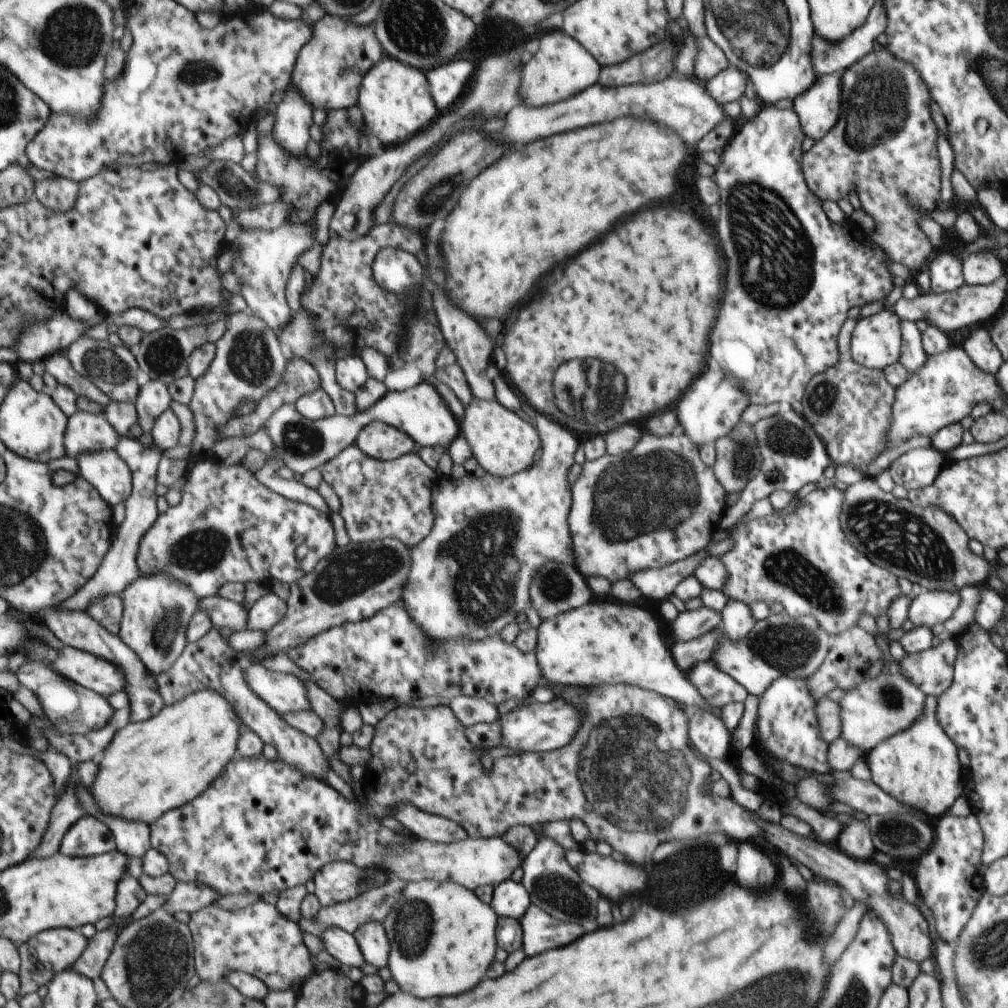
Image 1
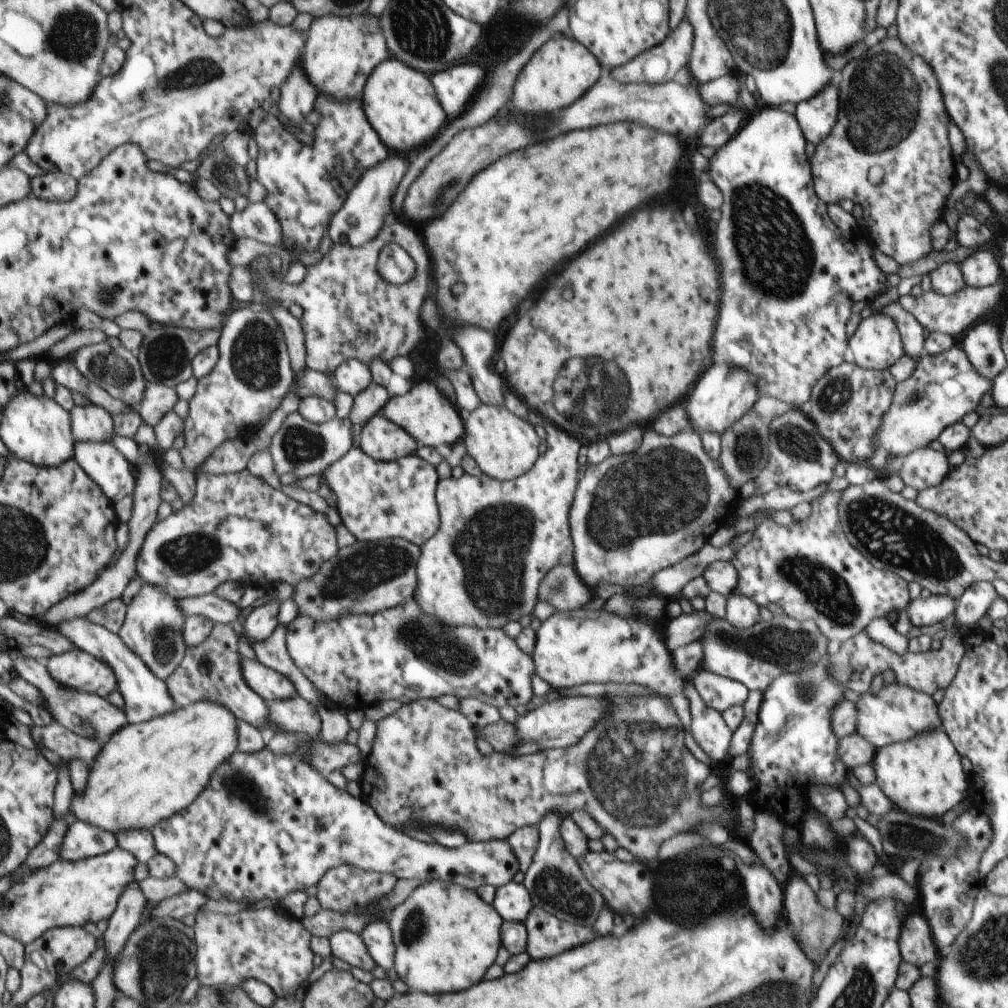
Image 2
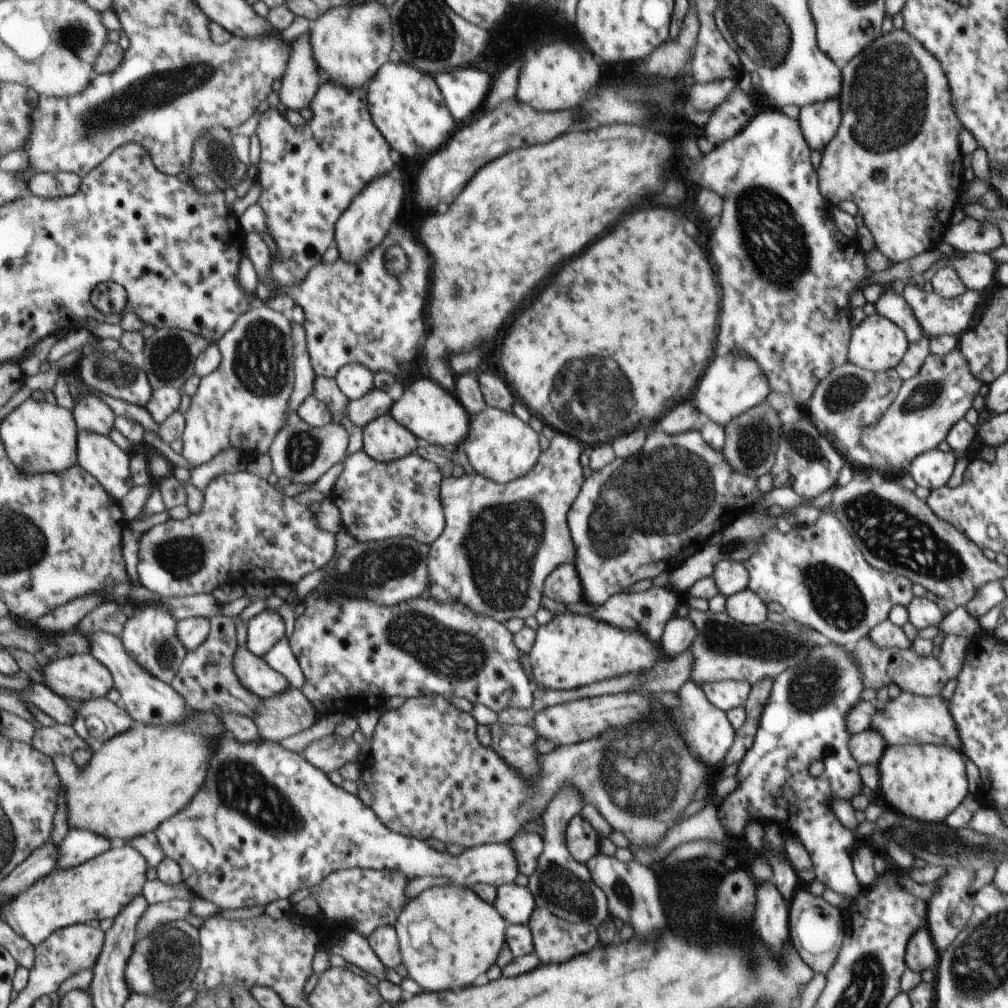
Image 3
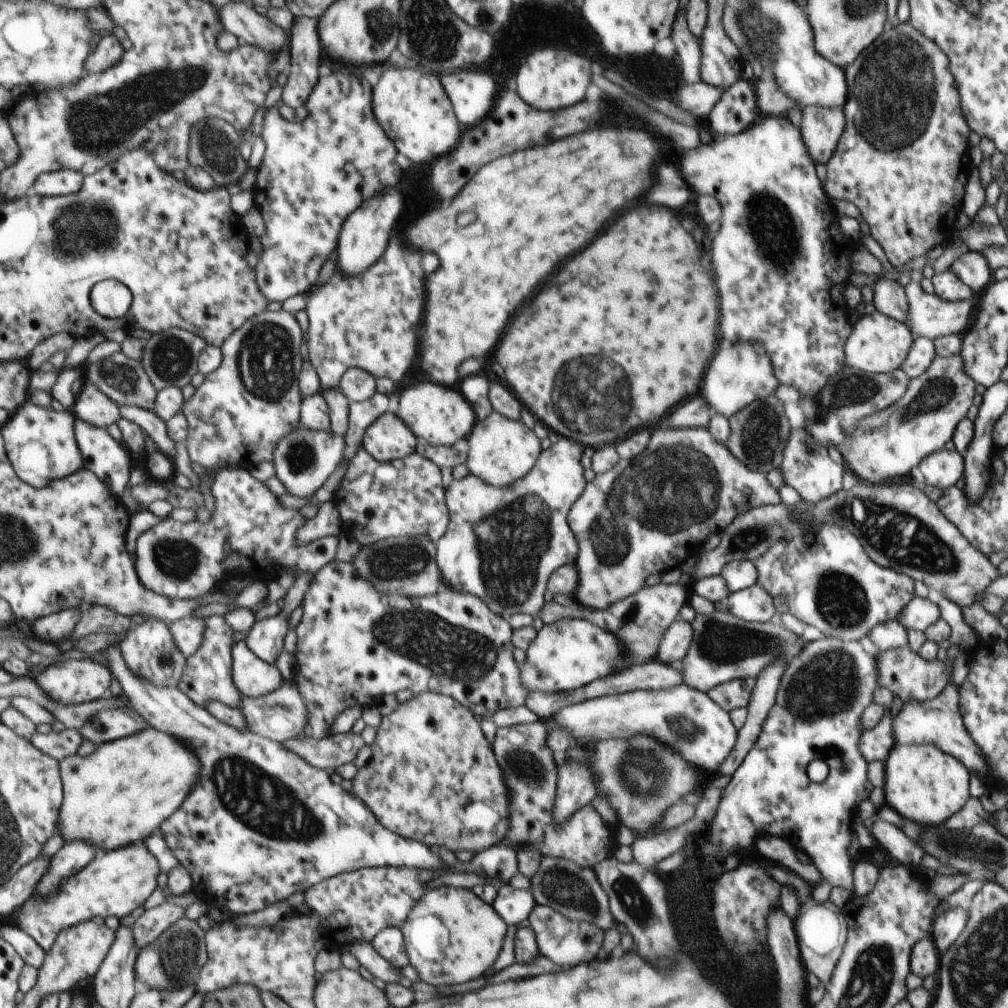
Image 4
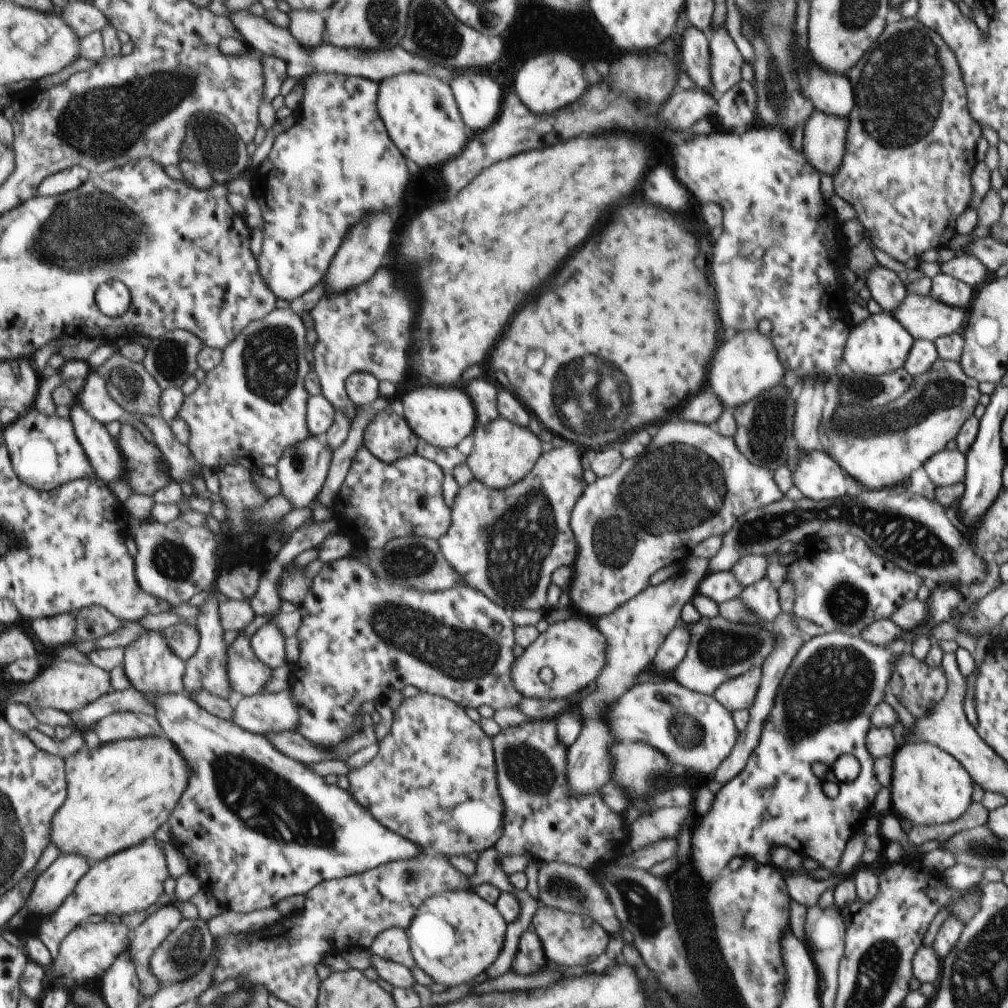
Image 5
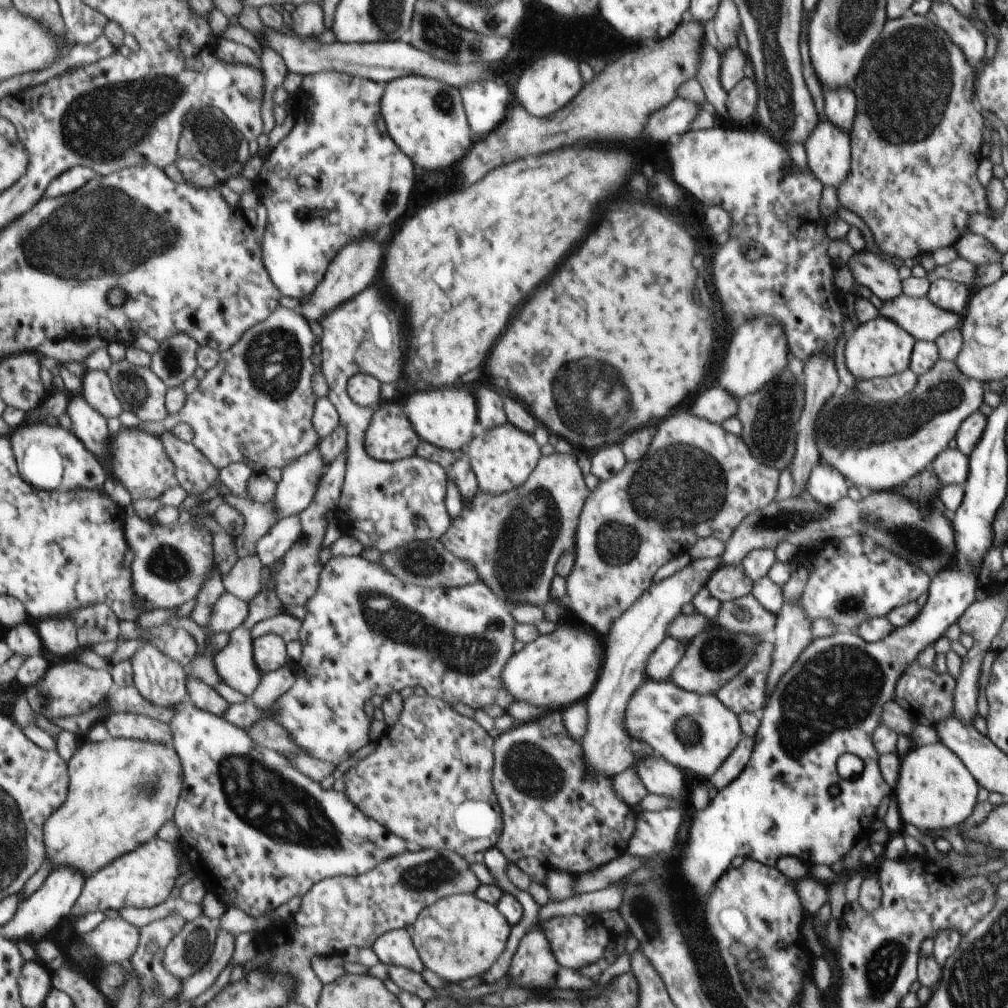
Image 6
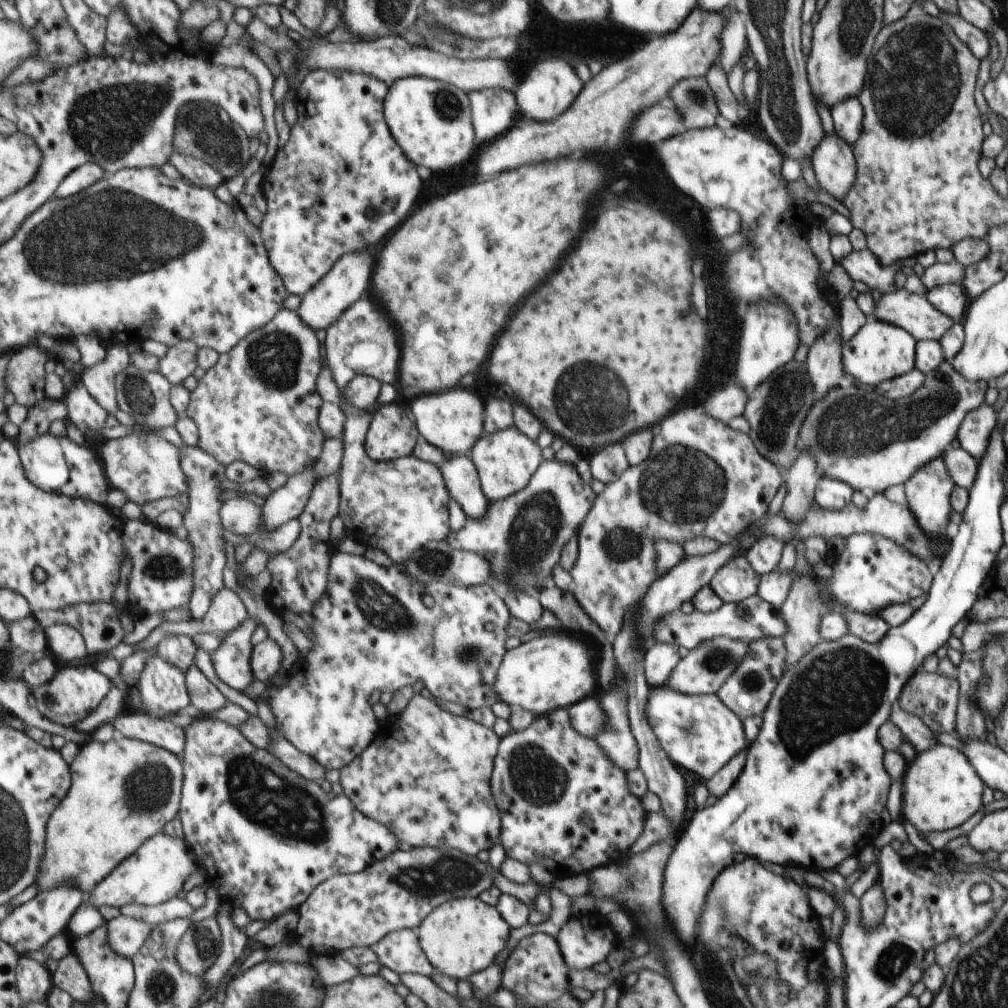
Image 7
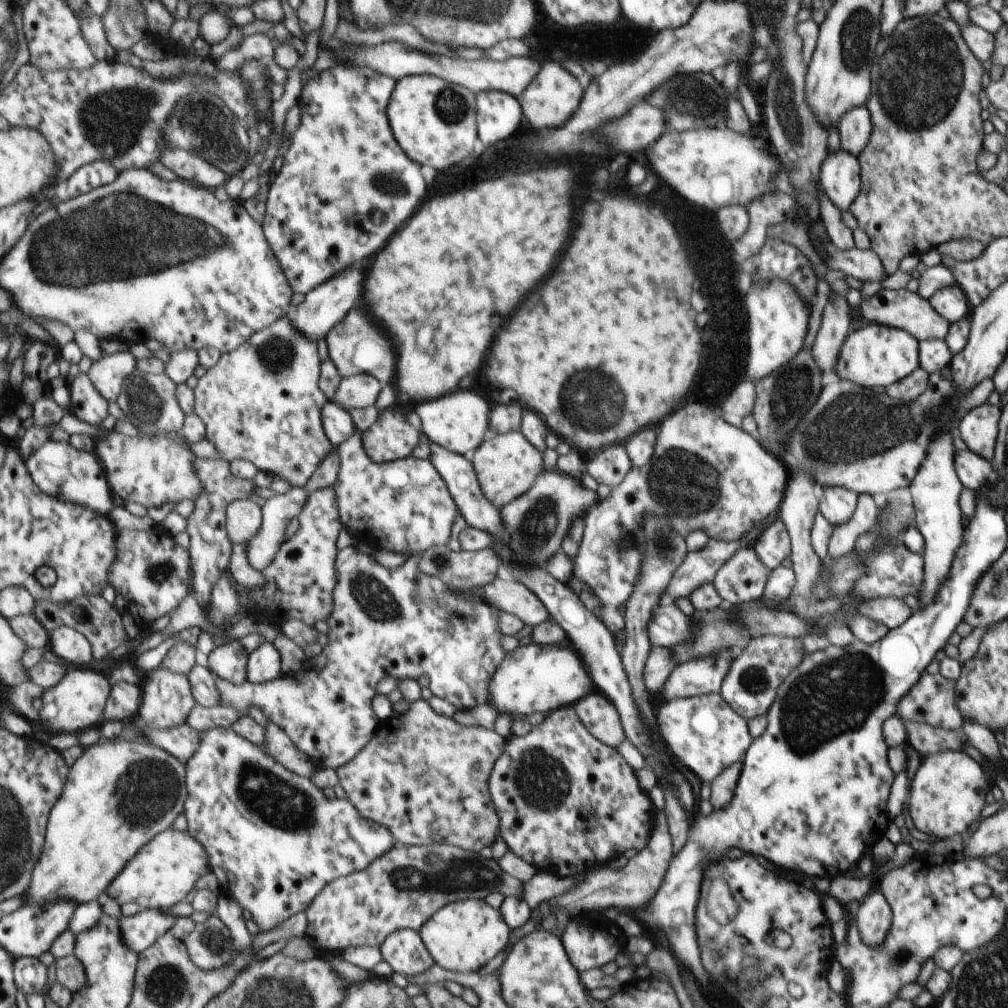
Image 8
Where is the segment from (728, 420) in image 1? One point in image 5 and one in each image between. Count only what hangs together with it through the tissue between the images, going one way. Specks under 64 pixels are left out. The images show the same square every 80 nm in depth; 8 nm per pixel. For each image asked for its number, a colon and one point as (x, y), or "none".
2: (723, 394)
3: (733, 383)
4: (742, 373)
5: (748, 364)

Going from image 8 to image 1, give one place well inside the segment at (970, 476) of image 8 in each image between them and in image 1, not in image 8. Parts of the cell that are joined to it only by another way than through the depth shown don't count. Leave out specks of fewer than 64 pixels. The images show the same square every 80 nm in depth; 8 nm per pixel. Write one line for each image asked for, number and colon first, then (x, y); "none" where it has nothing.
1: (916, 468)
2: (923, 468)
3: (931, 469)
4: (943, 468)
5: (946, 467)
6: (950, 466)
7: (962, 467)

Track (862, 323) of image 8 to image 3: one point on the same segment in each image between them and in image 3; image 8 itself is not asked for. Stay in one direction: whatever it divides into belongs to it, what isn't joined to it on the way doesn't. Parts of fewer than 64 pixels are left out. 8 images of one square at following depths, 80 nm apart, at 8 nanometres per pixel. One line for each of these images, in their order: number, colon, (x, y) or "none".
3: (936, 315)
4: (927, 316)
5: (924, 318)
6: (920, 318)
7: (912, 312)

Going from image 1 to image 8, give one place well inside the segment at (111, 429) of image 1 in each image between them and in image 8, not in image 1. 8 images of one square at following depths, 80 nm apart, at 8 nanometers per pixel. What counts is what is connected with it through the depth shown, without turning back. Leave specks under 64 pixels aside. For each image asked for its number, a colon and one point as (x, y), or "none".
2: (91, 422)
3: (93, 414)
4: (93, 405)
5: (95, 397)
6: (97, 385)
7: (101, 379)
8: (109, 373)

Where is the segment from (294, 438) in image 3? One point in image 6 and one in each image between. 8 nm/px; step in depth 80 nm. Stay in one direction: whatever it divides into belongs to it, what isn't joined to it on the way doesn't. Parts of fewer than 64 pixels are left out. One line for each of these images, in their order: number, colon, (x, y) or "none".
4: (305, 460)
5: (303, 471)
6: (300, 481)

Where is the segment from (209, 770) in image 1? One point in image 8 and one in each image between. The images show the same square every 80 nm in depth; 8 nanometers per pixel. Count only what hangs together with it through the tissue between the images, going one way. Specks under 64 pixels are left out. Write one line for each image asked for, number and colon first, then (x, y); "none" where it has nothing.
2: (148, 772)
3: (139, 779)
4: (120, 795)
5: (120, 793)
6: (122, 791)
7: (124, 791)
8: (120, 795)

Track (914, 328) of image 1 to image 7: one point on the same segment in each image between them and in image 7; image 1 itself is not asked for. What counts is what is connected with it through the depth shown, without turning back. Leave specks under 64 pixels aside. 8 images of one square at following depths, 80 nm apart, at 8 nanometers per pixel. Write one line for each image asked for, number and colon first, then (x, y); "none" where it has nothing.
2: (913, 335)
3: (889, 304)
4: (888, 297)
5: (885, 287)
6: (879, 276)
7: (862, 265)

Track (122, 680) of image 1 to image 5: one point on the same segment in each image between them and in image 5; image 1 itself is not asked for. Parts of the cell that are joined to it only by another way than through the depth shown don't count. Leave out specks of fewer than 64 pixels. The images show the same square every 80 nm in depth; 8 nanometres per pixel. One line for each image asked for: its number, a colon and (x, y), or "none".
2: (78, 669)
3: (80, 678)
4: (72, 682)
5: (67, 686)

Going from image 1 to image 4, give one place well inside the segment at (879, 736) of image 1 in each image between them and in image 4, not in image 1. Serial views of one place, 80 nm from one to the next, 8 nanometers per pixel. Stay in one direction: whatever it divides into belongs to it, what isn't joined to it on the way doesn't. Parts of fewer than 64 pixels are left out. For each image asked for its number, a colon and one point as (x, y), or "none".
2: (897, 713)
3: (909, 719)
4: (938, 722)

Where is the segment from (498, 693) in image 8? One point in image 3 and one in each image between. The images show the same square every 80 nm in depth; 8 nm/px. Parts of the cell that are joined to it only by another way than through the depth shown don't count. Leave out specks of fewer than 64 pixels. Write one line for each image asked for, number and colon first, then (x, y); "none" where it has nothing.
3: (570, 651)
4: (569, 653)
5: (562, 660)
6: (554, 670)
7: (541, 675)

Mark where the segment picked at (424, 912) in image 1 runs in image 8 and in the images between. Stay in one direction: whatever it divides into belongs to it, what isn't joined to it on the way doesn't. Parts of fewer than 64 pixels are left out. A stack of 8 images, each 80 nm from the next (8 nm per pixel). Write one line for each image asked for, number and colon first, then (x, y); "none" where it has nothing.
2: (447, 937)
3: (449, 936)
4: (452, 936)
5: (455, 936)
6: (460, 936)
7: (462, 937)
8: (464, 935)

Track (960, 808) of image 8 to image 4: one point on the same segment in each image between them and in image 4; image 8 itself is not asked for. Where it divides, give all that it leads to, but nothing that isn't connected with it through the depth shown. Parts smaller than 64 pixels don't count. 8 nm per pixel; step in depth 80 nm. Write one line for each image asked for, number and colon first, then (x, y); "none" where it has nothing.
4: (924, 784)
5: (928, 786)
6: (934, 789)
7: (940, 789)

